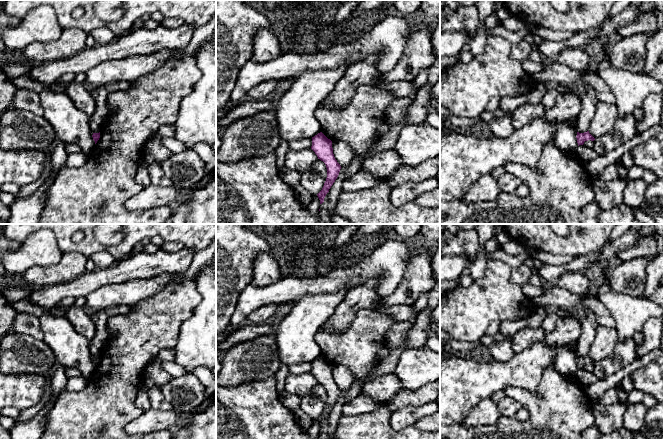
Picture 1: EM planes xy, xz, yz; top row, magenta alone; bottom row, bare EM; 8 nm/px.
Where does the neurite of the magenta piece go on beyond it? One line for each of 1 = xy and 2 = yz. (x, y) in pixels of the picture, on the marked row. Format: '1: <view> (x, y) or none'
1: none
2: none

